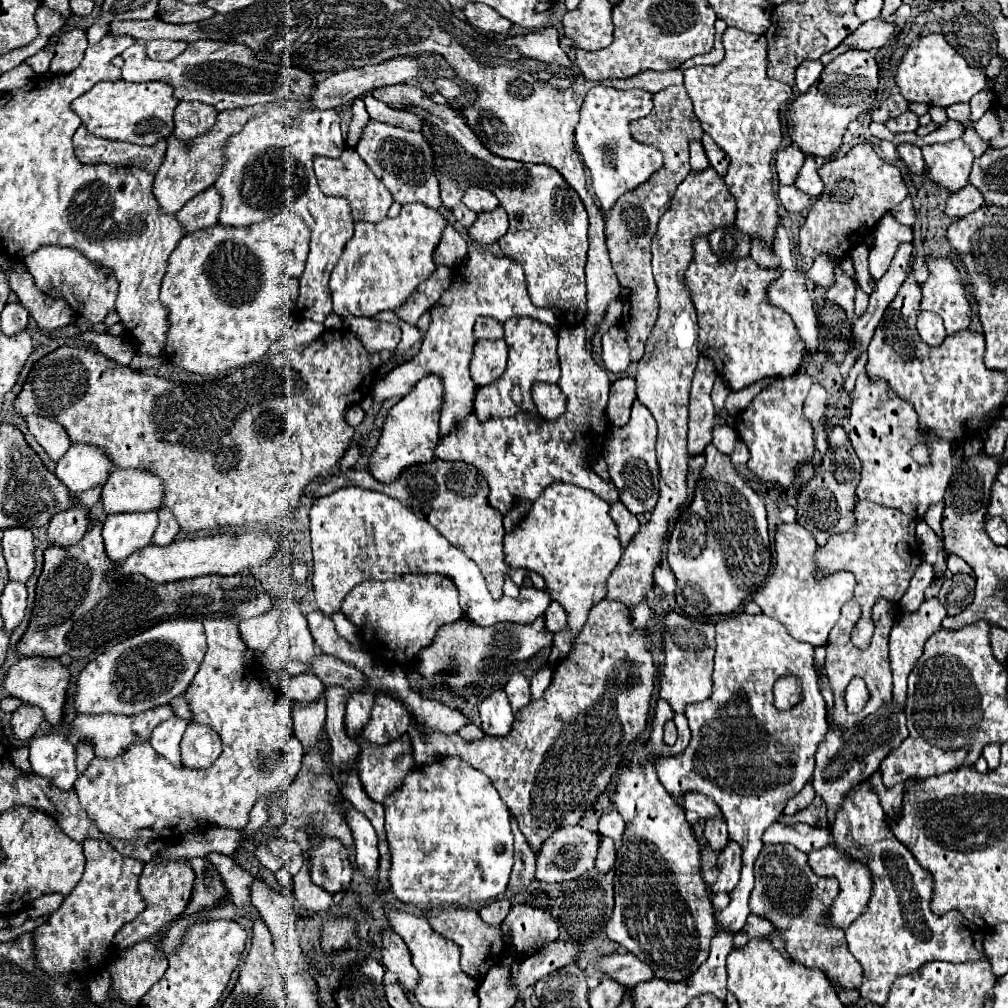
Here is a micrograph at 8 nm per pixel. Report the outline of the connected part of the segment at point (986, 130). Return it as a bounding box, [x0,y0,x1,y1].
[974,110,1002,142]

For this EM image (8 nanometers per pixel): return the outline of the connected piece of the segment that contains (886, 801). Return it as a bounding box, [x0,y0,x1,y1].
[870,772,904,816]

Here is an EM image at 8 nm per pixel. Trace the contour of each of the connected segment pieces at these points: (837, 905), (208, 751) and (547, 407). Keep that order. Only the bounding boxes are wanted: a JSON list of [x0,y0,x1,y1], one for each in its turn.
[[808,846,872,930],[180,722,222,768],[532,384,564,420]]

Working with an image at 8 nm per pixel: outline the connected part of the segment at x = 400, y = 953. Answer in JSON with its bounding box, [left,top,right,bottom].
[380,928,418,990]

